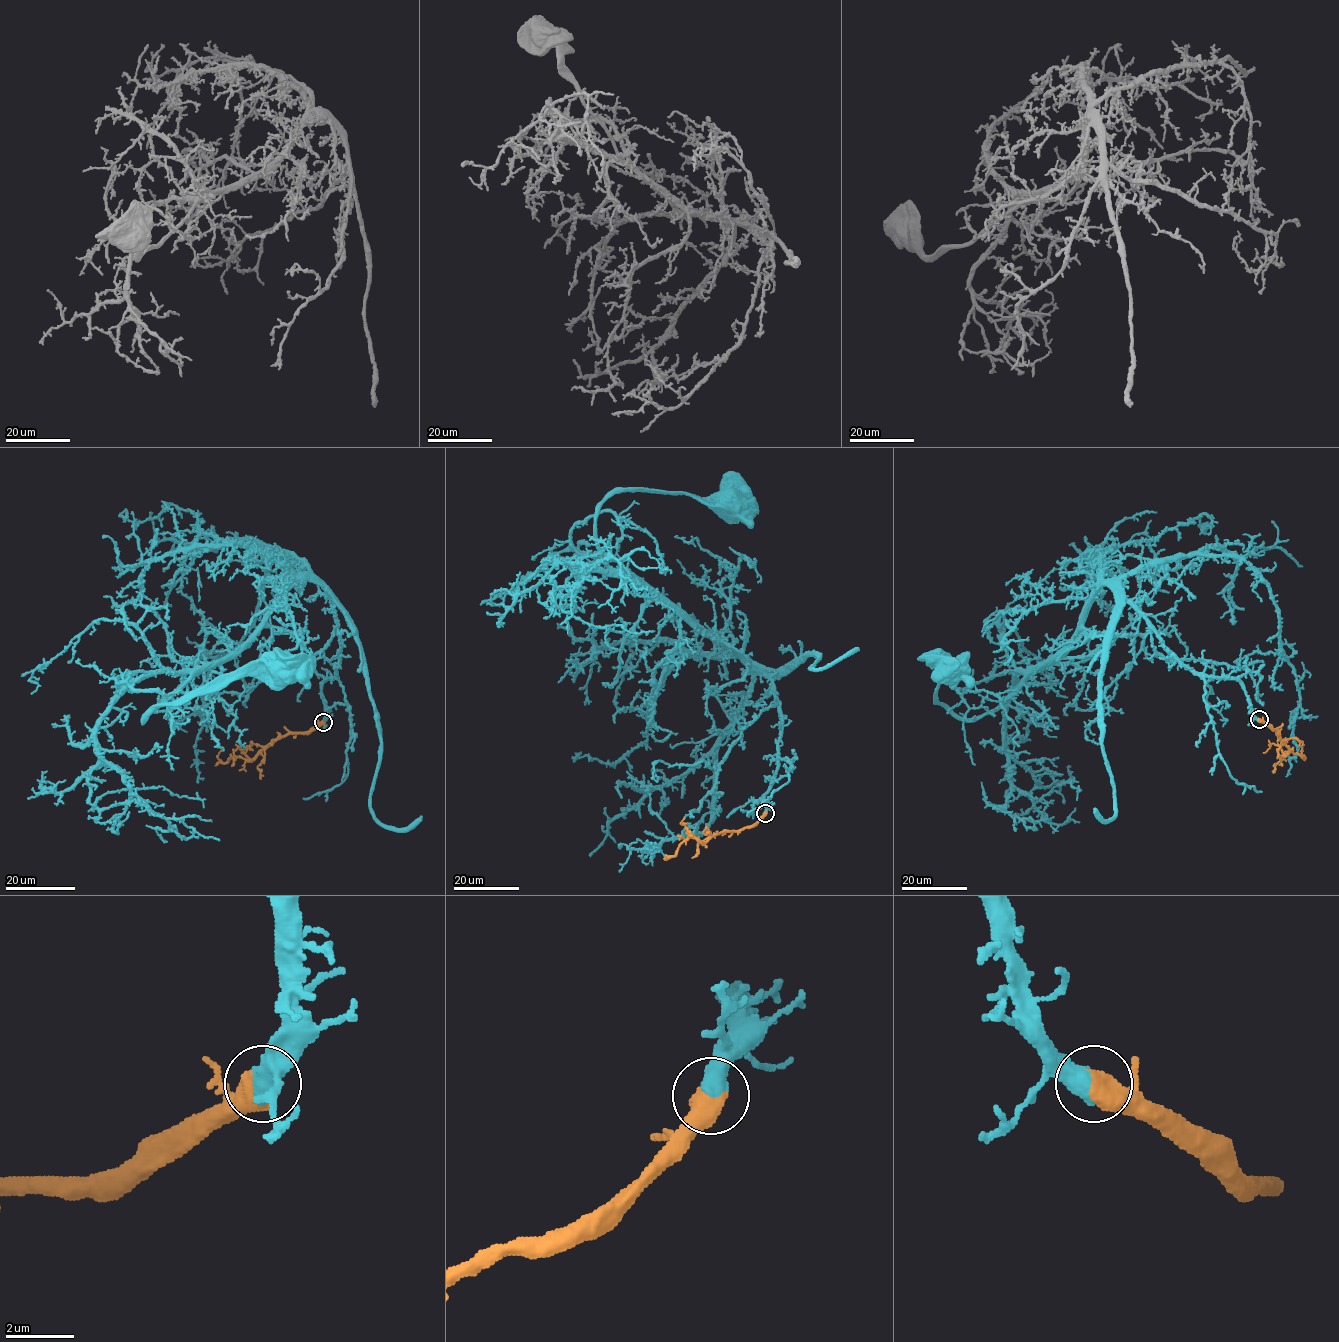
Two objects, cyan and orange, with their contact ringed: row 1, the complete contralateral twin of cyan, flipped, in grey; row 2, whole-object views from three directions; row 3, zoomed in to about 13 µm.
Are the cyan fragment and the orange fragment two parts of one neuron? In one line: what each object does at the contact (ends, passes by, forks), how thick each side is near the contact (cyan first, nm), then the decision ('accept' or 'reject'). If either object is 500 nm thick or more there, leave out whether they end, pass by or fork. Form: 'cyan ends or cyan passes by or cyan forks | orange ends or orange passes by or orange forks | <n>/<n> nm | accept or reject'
650/750 nm | accept

